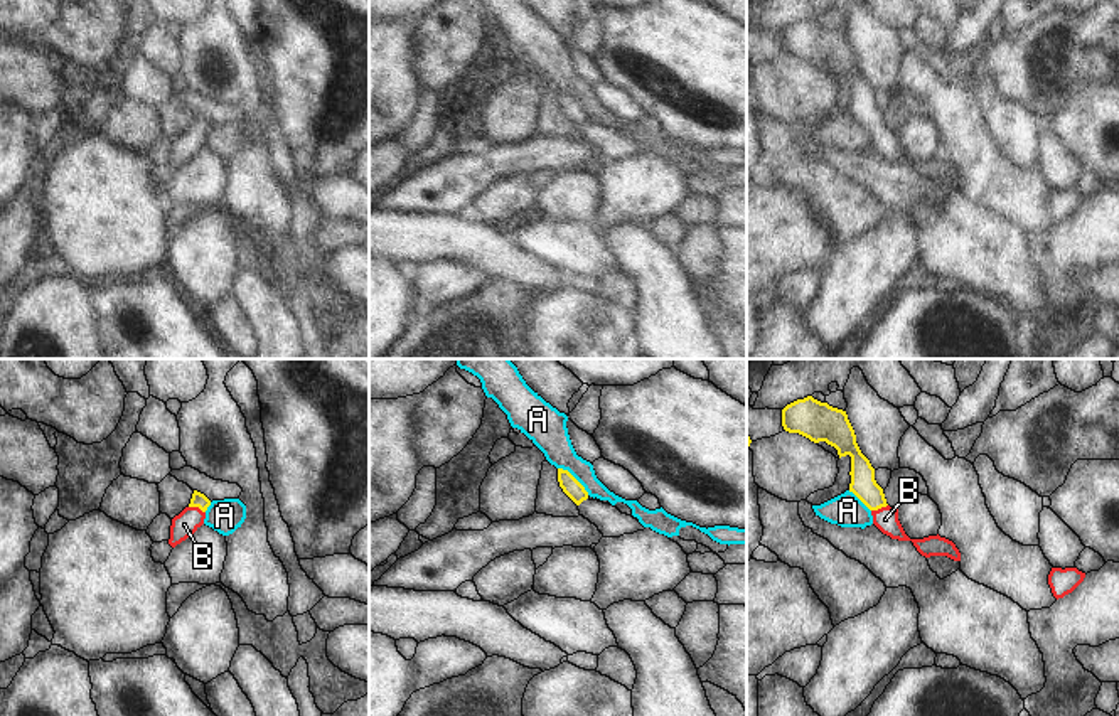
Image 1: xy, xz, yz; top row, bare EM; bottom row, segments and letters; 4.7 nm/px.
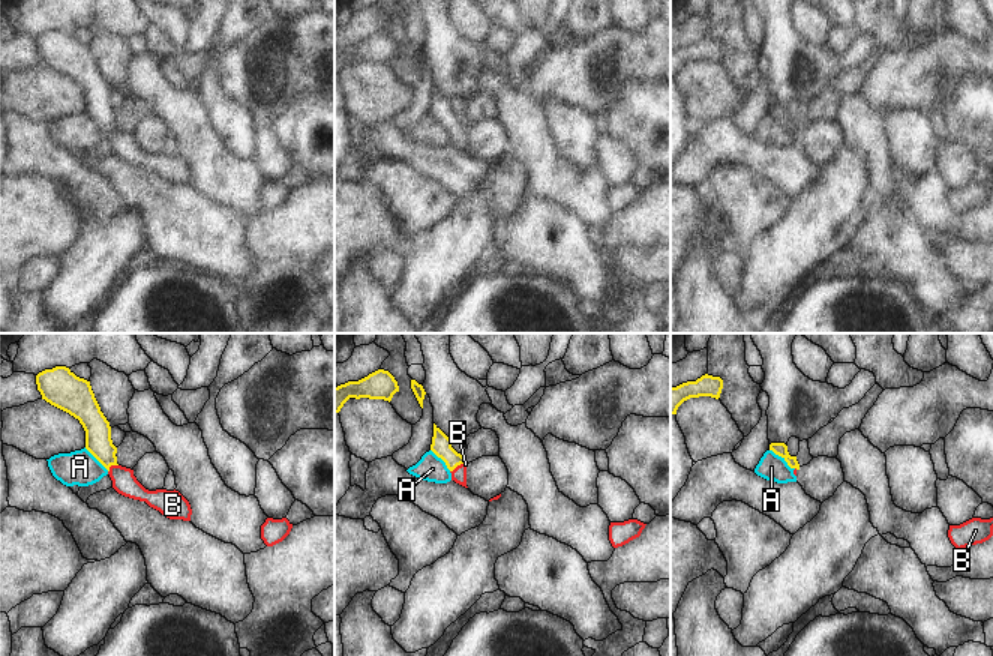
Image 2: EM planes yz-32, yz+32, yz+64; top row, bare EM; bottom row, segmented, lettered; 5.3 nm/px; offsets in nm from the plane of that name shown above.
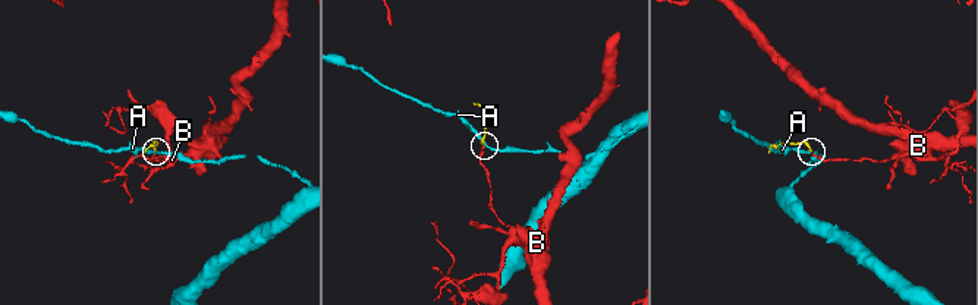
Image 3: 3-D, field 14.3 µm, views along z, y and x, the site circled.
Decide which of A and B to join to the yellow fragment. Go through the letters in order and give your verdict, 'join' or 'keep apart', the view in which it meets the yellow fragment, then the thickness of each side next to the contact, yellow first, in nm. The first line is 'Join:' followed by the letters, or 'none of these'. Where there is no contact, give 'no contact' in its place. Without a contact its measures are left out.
Join: B
A: keep apart; contact in xz; calibres 90 and 170 nm
B: join; contact in xy; calibres 70 and 120 nm

